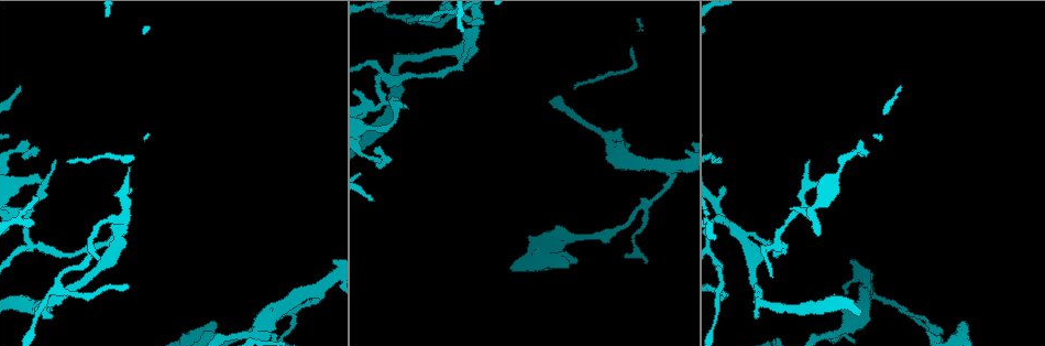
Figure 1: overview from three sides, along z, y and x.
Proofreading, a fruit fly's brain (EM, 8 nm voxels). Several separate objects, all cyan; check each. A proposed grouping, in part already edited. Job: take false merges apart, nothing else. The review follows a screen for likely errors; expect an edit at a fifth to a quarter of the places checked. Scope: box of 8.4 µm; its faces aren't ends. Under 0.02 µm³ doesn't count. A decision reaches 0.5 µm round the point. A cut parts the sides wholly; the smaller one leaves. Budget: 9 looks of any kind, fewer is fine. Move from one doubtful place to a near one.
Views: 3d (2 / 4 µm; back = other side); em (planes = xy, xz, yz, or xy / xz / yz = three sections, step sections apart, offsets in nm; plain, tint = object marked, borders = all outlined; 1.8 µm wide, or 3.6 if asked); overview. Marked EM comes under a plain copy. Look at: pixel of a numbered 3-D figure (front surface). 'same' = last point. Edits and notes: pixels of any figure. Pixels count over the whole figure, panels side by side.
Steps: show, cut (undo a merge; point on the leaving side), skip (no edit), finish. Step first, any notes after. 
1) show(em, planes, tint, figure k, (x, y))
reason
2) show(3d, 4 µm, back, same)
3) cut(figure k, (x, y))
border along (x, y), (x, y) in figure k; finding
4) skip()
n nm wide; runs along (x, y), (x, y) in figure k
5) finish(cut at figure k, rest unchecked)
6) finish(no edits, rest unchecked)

show(em, planes, tint, figure 1, (724, 284))
sharp bend

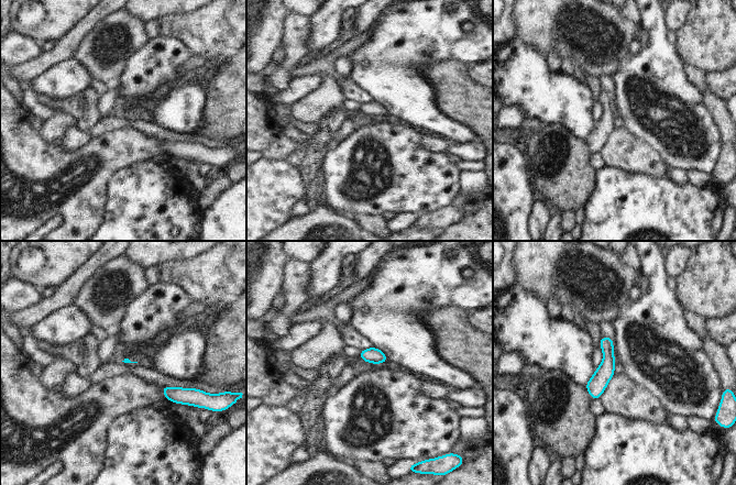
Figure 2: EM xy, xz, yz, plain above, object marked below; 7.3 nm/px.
skip()
runs along (610, 340), (607, 367), (593, 396) in figure 2; continuous, no second neuron

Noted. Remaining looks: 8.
show(em, planes, tint, figure 1, (383, 75))
three arms meet

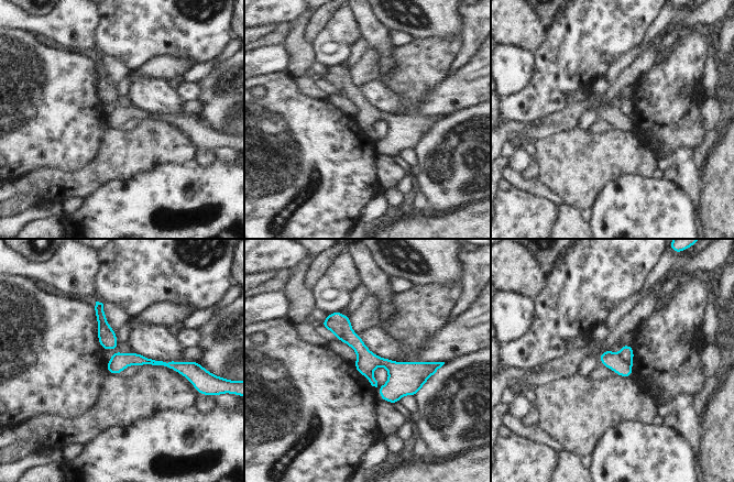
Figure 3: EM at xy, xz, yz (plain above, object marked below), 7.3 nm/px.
cut(figure 3, (627, 353))
two neurons meet here

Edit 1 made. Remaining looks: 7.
show(overview)

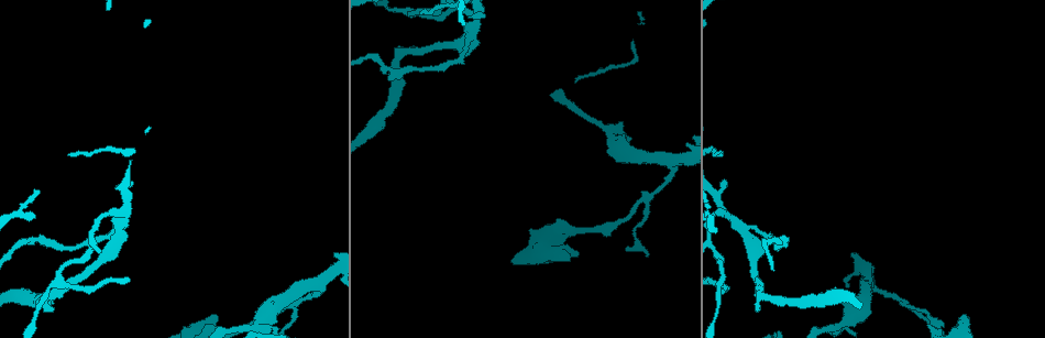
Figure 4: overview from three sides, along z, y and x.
show(3d, 2 µm, back, figure 4, (667, 161))
thick turns thin

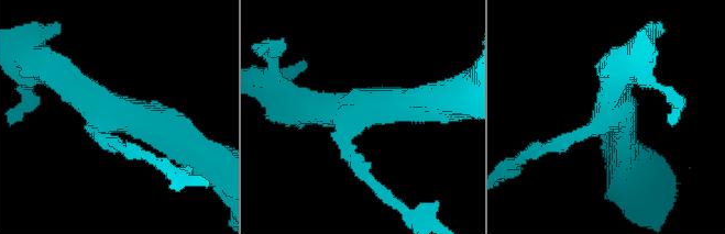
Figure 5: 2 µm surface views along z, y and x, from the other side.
show(em, planes, tint, figure 5, (111, 113))
3 arms

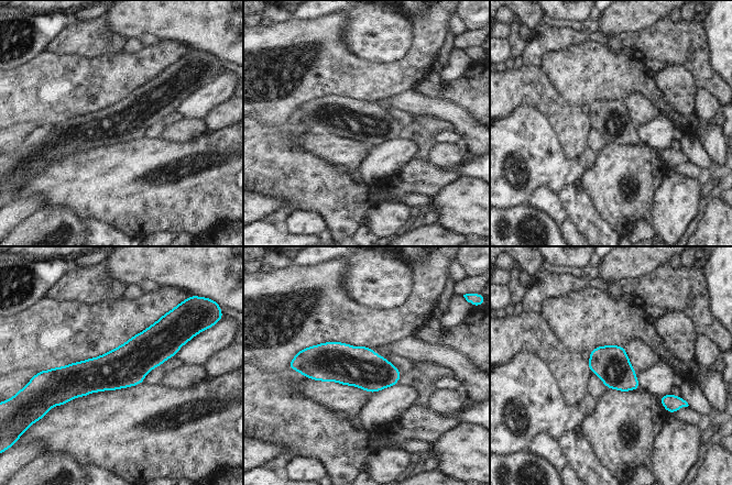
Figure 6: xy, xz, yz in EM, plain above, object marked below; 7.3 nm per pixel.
skip()
280 nm wide; runs along (179, 342), (54, 375) in figure 6; continuous, no second neuron

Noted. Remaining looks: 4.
finish(cut at figure 3, rest unchecked)

